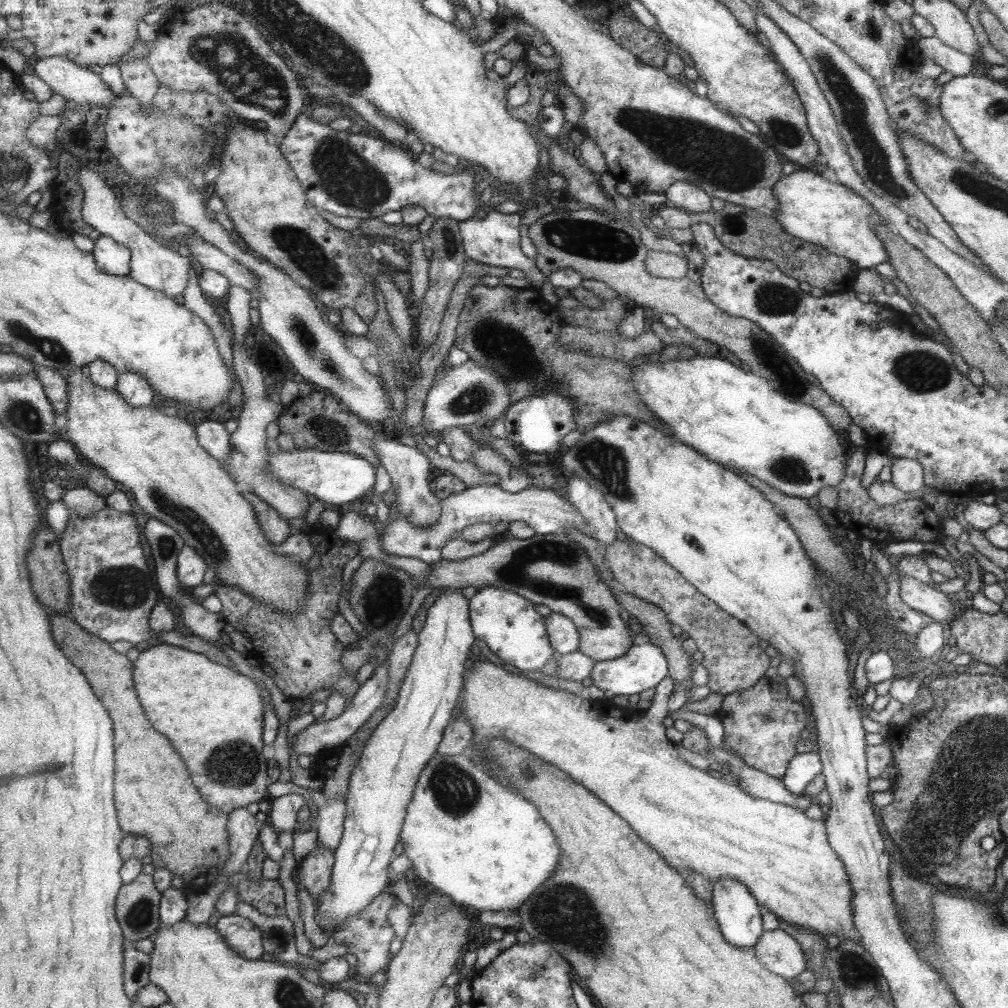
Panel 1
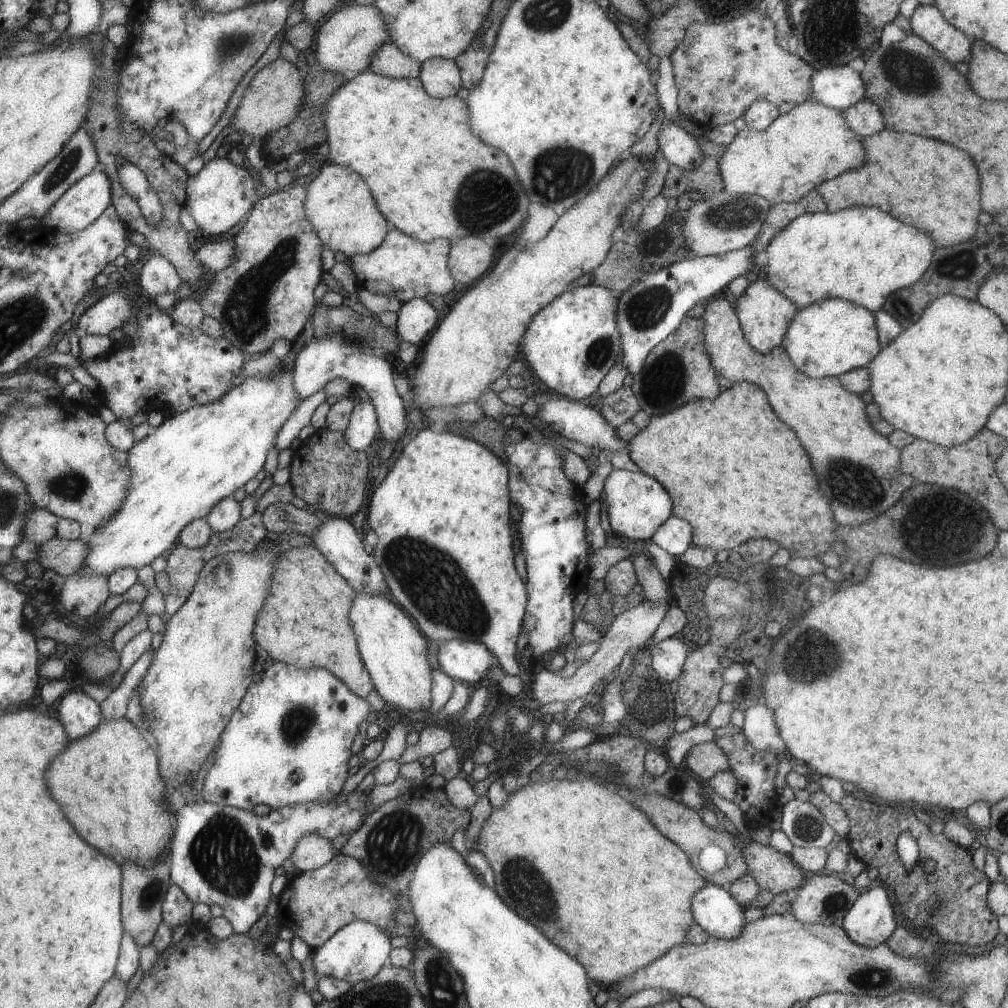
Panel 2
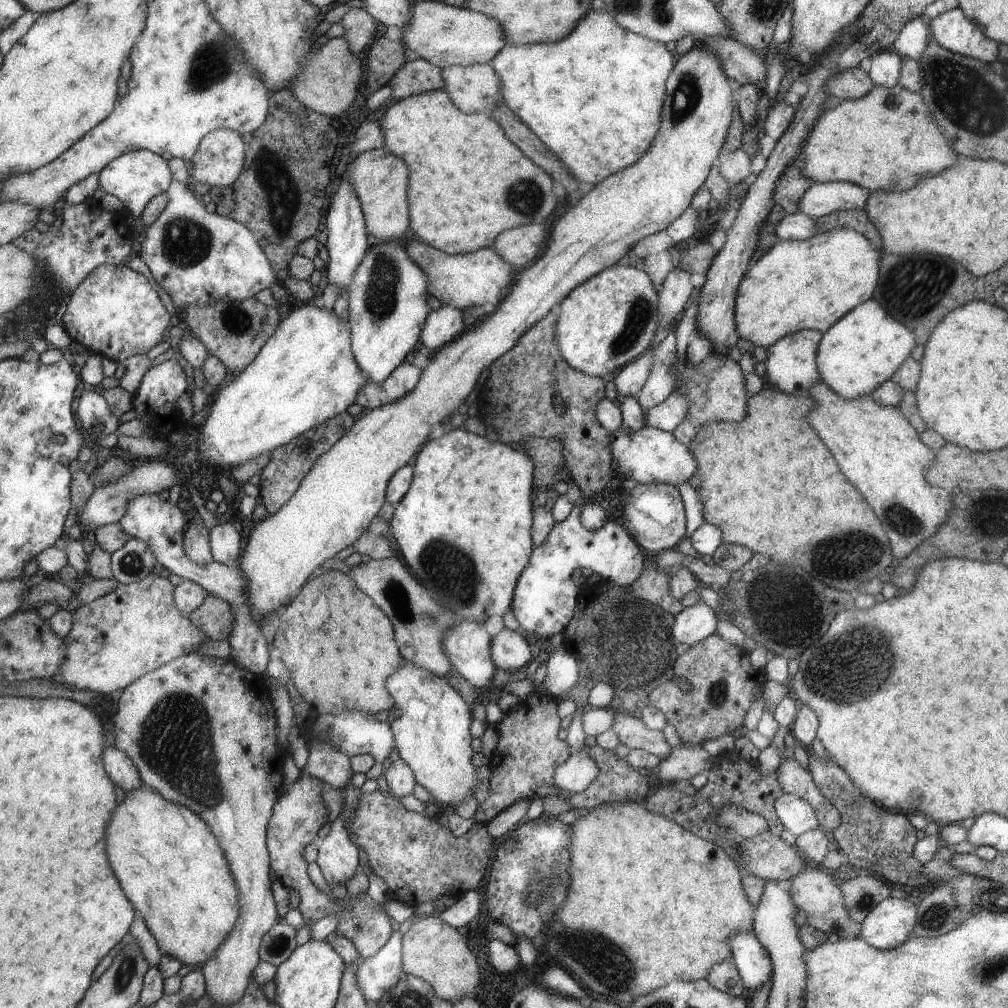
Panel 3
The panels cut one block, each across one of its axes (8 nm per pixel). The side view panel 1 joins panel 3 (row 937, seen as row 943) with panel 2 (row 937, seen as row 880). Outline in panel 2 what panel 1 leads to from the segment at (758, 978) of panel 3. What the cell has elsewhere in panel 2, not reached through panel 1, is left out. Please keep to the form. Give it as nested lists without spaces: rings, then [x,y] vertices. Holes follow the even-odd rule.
[[[706,880],[692,896],[696,925],[715,938],[738,938],[746,920],[744,906],[734,900],[728,888]]]

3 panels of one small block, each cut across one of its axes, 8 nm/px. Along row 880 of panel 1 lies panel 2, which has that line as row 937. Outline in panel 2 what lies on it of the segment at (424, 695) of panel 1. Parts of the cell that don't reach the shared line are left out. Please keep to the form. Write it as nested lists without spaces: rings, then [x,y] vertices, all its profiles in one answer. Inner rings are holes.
[[[354,920],[346,924],[346,927],[332,936],[322,947],[312,950],[312,964],[318,980],[324,976],[332,976],[355,984],[377,976],[386,966],[390,952],[391,938],[384,929],[364,920]]]

